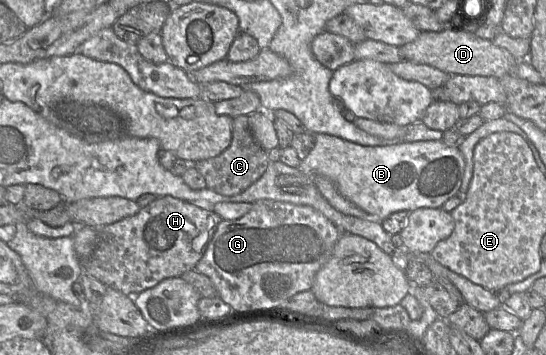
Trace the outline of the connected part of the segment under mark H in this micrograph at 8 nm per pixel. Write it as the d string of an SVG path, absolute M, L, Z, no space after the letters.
M172 196L158 197L136 215L98 229L96 248L91 257L82 262L83 273L107 287L133 297L167 278L180 277L195 268L222 221L221 217L212 211L212 207L205 200L188 202Z

